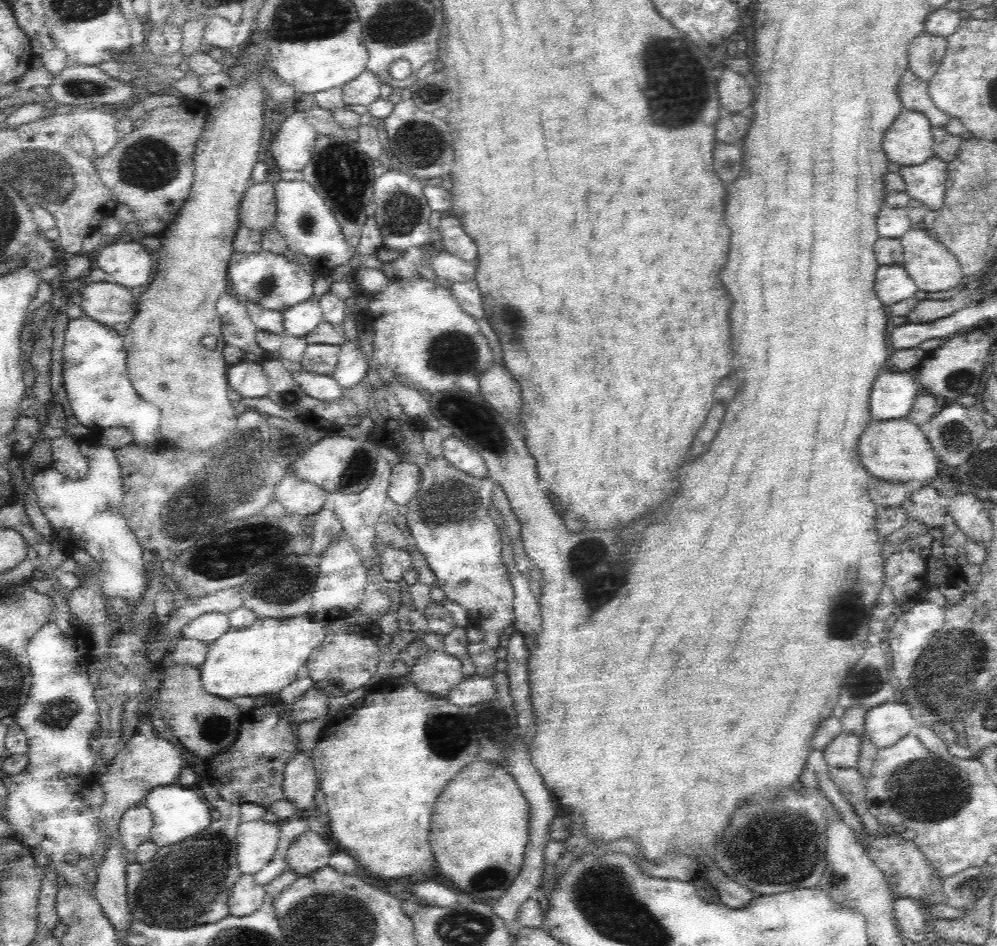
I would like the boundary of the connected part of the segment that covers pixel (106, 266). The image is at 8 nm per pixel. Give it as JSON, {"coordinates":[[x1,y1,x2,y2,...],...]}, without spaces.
{"coordinates":[[116,242,101,248,98,254,98,268,108,276,106,281,121,284,127,289,139,292,150,280,152,260,146,248,138,242]]}

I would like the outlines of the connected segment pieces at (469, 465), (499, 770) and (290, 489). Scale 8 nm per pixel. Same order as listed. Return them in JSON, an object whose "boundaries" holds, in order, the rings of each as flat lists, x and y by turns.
{"boundaries":[[[453,434,441,442,444,459,457,470,473,478,486,478,488,470,484,458,476,449,468,446]],[[476,756,476,760,466,764,458,776,444,786,444,792,440,792,440,798,434,804,430,844,440,872,450,876,456,888,470,892,476,902,486,903,492,898,500,898,518,876,524,860,524,848,529,837,528,808,527,798,506,767]],[[290,471,278,484,274,501,279,502,288,514,295,517,308,517,320,512,331,500,332,494,316,484,305,482]]]}

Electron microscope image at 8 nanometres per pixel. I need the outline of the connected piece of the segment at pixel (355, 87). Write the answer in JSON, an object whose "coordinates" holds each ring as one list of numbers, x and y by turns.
{"coordinates":[[370,70,360,72,354,80,350,80,341,86,343,90,343,102,348,104,348,108,354,104,362,104,362,112,380,97,380,79]]}

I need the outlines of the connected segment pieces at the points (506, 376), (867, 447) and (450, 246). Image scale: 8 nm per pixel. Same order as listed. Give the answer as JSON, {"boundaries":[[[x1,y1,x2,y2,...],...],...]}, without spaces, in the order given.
{"boundaries":[[[494,363,479,378,480,394,504,419,520,427,521,386,502,364]],[[908,418,880,422,872,419,860,436,856,450,869,475,887,482,922,485,931,482,939,474,939,458,922,429]],[[443,215,437,237,441,238,449,254,454,254,465,262,476,263,477,244,465,233,463,226,455,216]]]}

